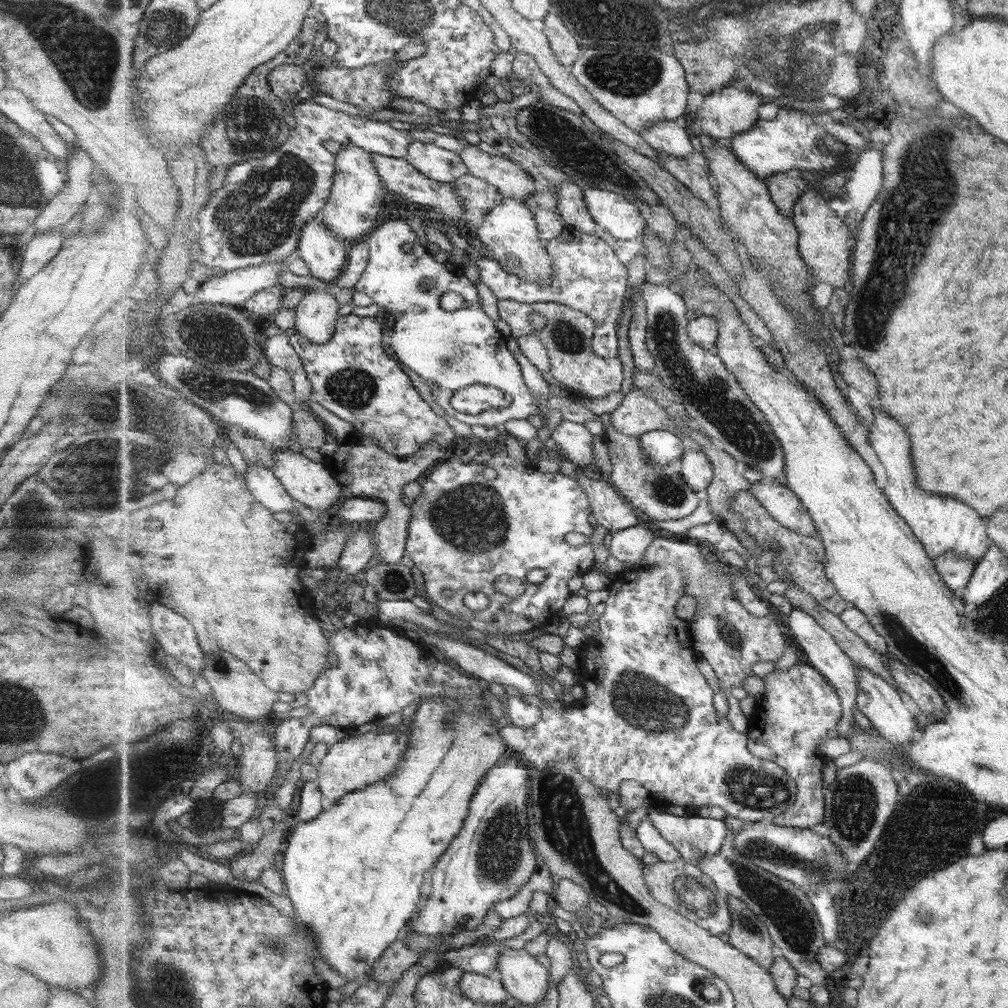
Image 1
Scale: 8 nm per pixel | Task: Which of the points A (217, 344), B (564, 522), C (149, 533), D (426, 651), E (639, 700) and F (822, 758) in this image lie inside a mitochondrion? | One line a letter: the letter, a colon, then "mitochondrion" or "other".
A: mitochondrion
B: other
C: other
D: other
E: mitochondrion
F: other

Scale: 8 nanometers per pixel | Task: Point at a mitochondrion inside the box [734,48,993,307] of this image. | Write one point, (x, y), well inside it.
(822, 146)

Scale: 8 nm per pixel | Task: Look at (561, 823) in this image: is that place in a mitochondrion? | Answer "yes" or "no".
yes

